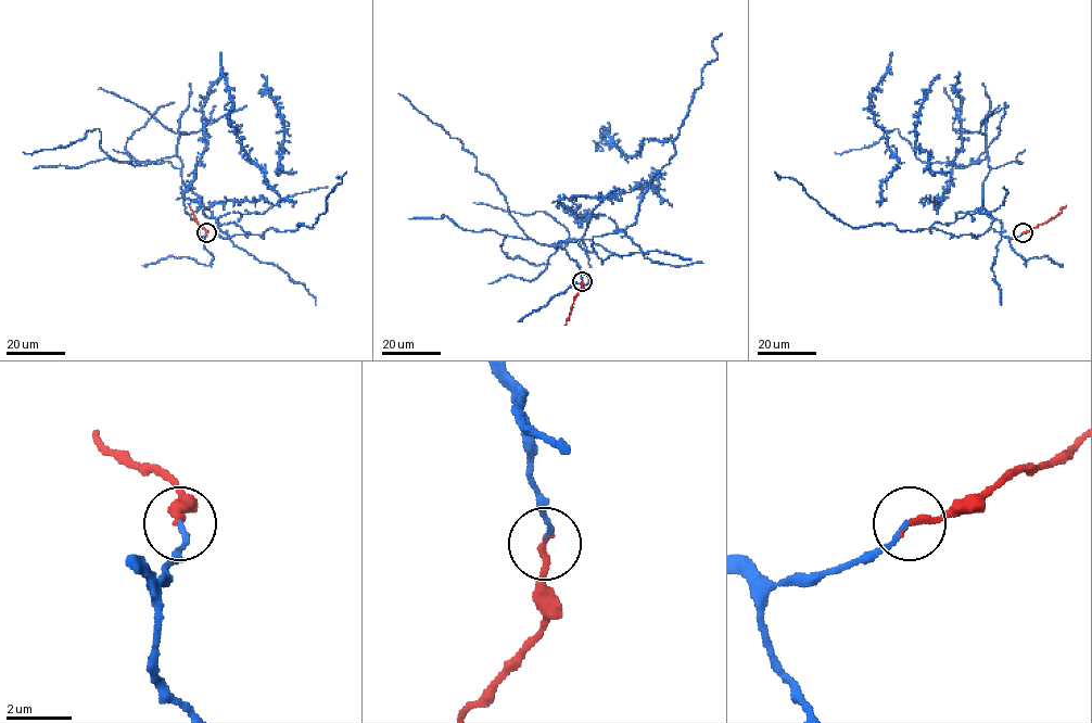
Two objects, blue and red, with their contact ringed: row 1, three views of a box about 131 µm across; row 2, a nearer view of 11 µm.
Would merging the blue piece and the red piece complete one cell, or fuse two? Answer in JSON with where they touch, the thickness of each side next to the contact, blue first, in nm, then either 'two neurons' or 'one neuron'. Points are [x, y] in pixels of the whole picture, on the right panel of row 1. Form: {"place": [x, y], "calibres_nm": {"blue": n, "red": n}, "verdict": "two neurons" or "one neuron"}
{"place": [1023, 232], "calibres_nm": {"blue": 150, "red": 190}, "verdict": "one neuron"}

